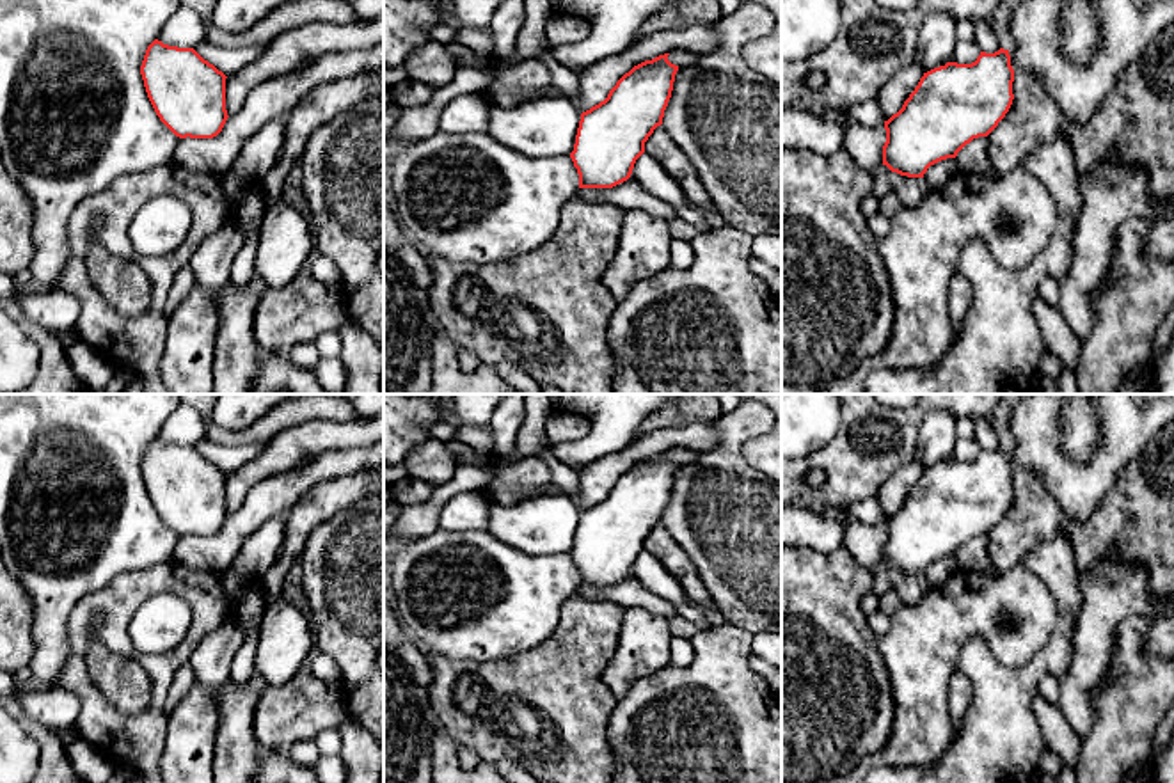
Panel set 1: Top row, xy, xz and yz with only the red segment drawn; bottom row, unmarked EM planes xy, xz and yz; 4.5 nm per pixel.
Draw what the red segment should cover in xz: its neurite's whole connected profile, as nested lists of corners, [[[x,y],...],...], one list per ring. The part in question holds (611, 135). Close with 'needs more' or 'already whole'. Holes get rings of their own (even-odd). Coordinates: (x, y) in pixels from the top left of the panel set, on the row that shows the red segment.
[[[668,55],[634,66],[604,101],[581,114],[570,153],[579,188],[613,188],[631,178],[671,98],[678,66]]]; already whole

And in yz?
[[[1009,50],[980,51],[975,62],[947,62],[920,78],[902,108],[884,121],[883,165],[908,178],[924,178],[941,160],[956,158],[973,138],[988,137],[1009,112],[1014,69]]]; already whole

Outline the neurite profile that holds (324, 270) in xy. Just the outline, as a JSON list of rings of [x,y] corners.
[[[320,254],[304,273],[329,289],[339,288],[343,281],[339,266],[323,254]]]

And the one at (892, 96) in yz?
[[[913,62],[888,80],[888,83],[881,89],[877,96],[884,121],[888,121],[902,108],[904,101],[915,91],[922,76],[924,69],[916,62]]]

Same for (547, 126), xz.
[[[567,98],[524,99],[510,108],[490,105],[485,133],[524,156],[570,156],[579,121],[579,108]]]

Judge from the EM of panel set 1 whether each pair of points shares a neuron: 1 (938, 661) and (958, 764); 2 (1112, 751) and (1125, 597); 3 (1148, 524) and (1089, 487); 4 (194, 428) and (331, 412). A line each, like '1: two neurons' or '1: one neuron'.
1: two neurons
2: two neurons
3: two neurons
4: two neurons

